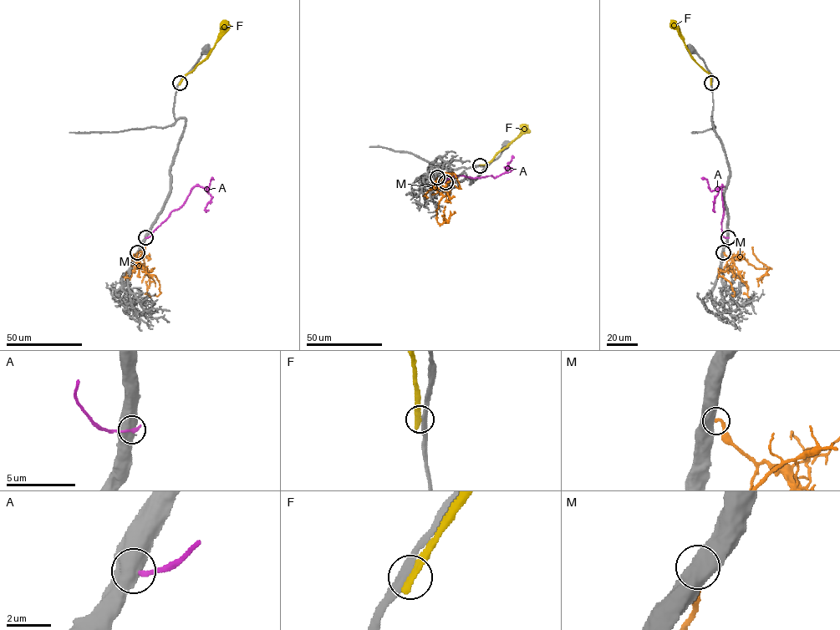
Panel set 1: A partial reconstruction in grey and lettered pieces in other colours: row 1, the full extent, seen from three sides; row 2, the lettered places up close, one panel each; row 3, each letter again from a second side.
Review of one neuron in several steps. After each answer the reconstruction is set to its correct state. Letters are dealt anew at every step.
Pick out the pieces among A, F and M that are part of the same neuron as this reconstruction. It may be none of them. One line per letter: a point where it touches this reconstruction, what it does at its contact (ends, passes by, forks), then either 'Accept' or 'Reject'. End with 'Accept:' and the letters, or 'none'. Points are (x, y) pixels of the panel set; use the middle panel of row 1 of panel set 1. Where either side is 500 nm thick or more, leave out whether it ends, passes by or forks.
A: Touches grey at (445, 182). Reject
F: Touches grey at (480, 165). It ends there. Reject
M: Touches grey at (437, 177). Reject
Accept: none

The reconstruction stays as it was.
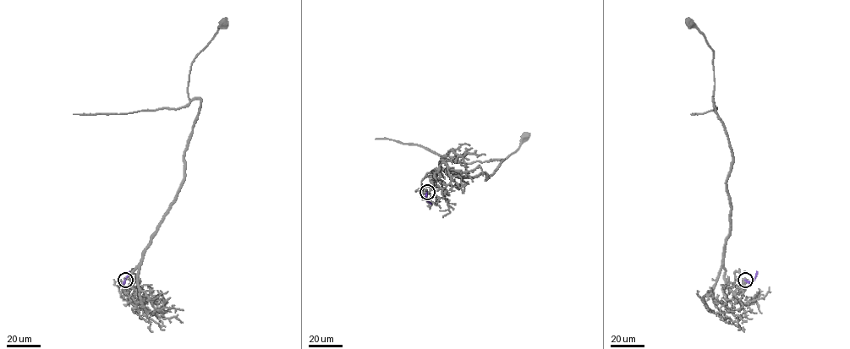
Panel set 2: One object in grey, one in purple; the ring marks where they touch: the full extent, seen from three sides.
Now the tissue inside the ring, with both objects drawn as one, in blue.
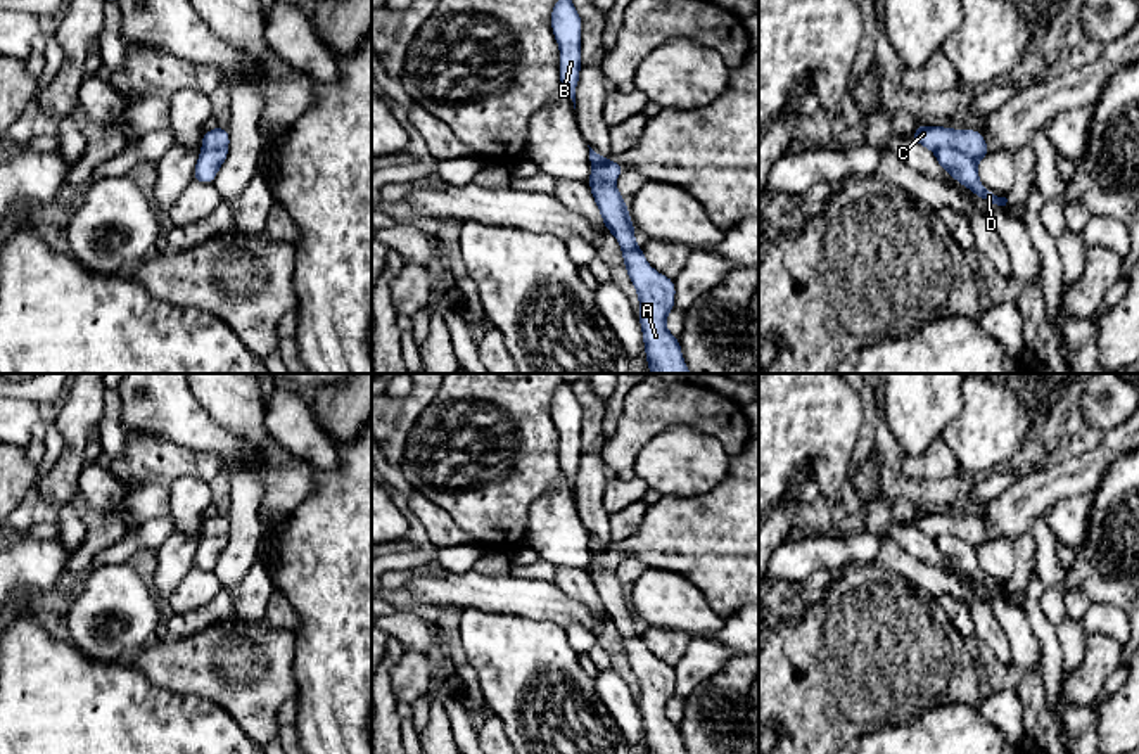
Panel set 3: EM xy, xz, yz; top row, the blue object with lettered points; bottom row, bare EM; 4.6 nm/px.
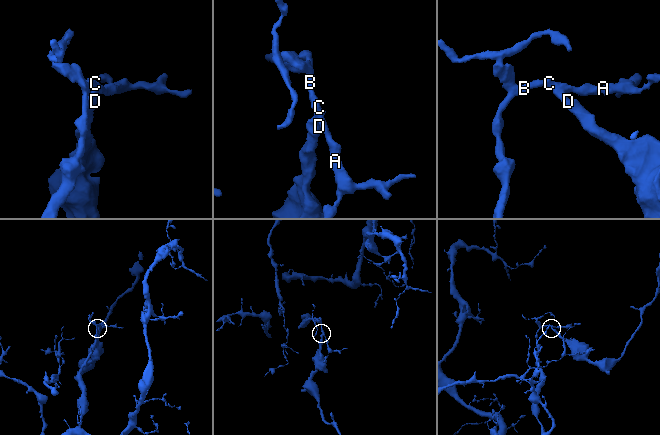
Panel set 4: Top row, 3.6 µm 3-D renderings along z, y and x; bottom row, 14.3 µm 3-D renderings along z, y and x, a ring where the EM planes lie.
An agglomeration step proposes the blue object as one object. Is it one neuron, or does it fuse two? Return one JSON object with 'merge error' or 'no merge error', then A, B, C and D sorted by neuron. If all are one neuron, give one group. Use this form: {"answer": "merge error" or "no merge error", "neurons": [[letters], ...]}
{"answer": "no merge error", "neurons": [["A", "B", "C", "D"]]}

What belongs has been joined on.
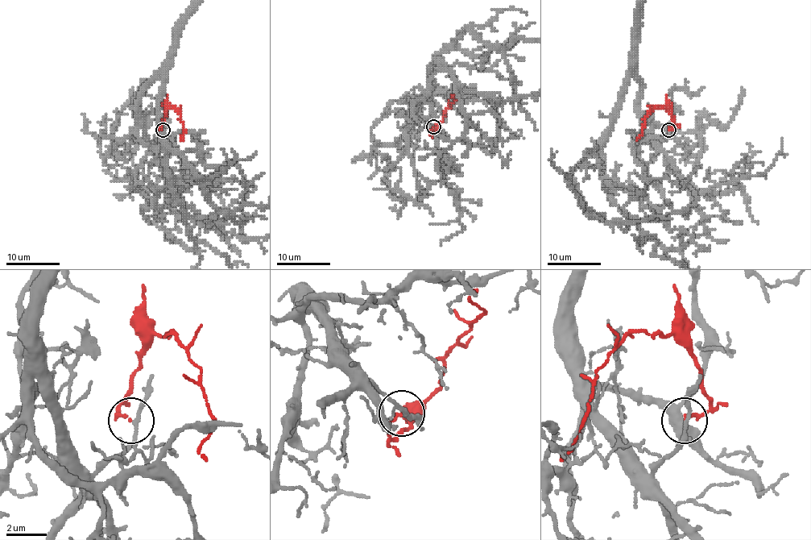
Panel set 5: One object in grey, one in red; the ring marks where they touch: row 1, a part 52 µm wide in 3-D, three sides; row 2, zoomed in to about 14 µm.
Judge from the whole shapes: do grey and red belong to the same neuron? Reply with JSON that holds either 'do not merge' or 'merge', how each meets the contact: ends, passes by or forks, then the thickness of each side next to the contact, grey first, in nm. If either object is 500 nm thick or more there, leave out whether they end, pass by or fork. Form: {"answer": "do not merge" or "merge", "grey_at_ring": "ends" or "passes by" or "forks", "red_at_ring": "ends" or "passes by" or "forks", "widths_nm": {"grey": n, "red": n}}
{"answer": "do not merge", "grey_at_ring": "passes by", "red_at_ring": "ends", "widths_nm": {"grey": 170, "red": 140}}

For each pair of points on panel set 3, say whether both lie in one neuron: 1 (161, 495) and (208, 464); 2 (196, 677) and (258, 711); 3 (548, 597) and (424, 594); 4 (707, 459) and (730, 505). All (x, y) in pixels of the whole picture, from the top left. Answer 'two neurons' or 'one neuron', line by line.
1: two neurons
2: one neuron
3: one neuron
4: two neurons

